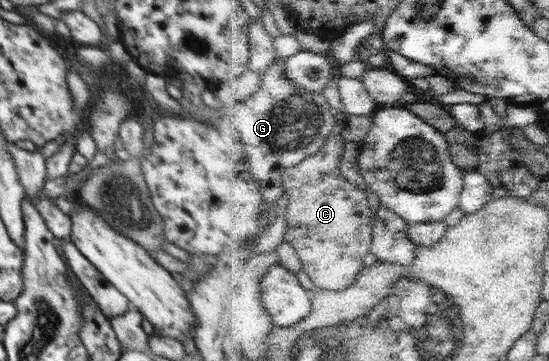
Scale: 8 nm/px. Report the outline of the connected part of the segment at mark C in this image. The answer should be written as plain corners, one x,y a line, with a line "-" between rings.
333,133
319,153
309,156
299,165
284,169
282,177
286,191
290,195
288,207
288,232
286,239
299,252
303,269
311,277
316,286
331,291
345,291
353,285
365,267
365,257
372,251
374,242
374,217
369,197
363,189
353,185
343,176
341,159
345,153
347,141
341,133

